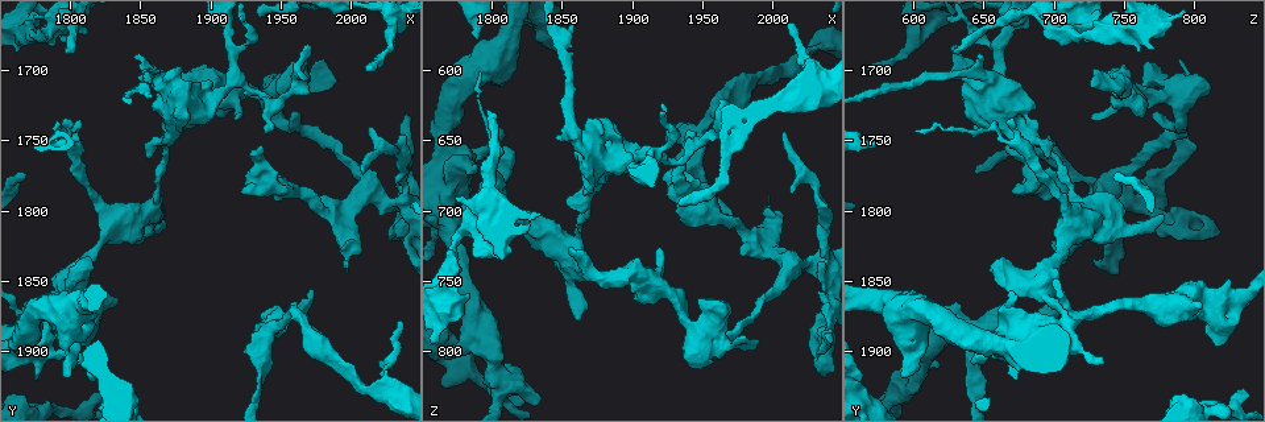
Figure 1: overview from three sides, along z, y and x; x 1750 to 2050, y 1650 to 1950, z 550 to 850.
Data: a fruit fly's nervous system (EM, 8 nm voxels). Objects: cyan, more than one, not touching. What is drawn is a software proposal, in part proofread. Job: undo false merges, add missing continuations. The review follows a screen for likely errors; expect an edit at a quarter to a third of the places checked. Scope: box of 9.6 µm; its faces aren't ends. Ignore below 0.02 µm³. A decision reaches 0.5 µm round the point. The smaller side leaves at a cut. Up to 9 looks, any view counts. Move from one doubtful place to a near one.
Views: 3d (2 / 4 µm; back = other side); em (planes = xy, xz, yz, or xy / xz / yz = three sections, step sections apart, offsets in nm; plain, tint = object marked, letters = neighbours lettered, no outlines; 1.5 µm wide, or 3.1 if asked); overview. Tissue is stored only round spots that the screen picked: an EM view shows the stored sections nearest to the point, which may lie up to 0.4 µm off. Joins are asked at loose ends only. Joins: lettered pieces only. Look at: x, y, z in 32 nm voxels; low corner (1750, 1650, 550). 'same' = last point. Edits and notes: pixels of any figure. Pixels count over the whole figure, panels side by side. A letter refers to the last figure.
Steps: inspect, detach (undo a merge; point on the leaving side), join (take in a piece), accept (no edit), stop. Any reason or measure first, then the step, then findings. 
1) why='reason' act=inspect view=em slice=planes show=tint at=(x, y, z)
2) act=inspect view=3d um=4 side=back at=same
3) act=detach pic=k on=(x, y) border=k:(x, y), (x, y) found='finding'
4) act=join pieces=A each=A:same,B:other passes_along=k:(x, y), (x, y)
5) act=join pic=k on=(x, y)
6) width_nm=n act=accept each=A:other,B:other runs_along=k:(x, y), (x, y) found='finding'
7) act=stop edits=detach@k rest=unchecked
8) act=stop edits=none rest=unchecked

why='branch stops here' act=inspect view=em slice=planes show=plain at=(1786, 1678, 696)

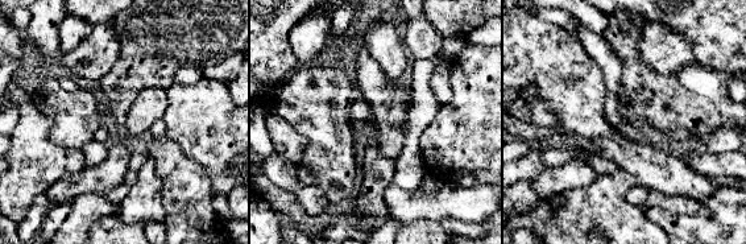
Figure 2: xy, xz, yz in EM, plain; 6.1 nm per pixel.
act=inspect view=em slice=planes show=letters at=same

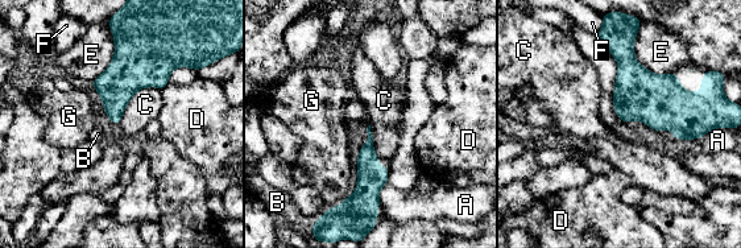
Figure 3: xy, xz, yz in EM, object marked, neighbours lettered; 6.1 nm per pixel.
act=accept each=A:other,B:other,C:other,D:other,E:other,F:other,G:other border=3:(154, 86), (131, 98), (118, 125) found='no lettered piece goes on from it'

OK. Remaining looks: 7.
why='an open end' act=inspect view=em slice=xz step=4 show=tint at=(1796, 1686, 630)

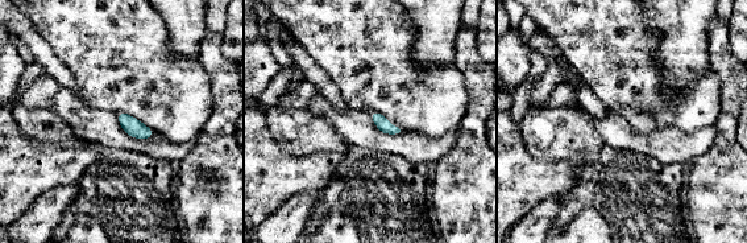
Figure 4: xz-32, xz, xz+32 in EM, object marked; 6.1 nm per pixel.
why='cut it another way' act=inspect view=em slice=planes show=letters at=same

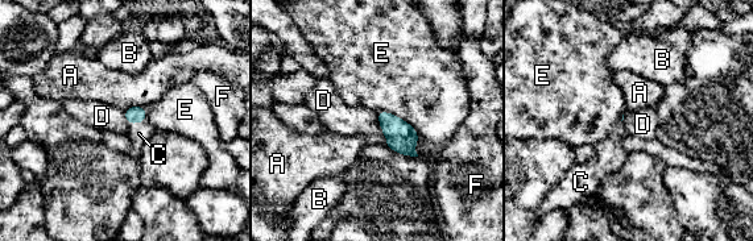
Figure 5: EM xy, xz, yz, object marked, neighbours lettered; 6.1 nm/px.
act=join pieces=C each=A:other,B:other,C:same,D:other,E:other,F:other passes_along=5:(133, 115), (136, 121), (139, 133) found='the neuron continues'

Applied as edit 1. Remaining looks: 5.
why='redraw' act=inspect view=overview

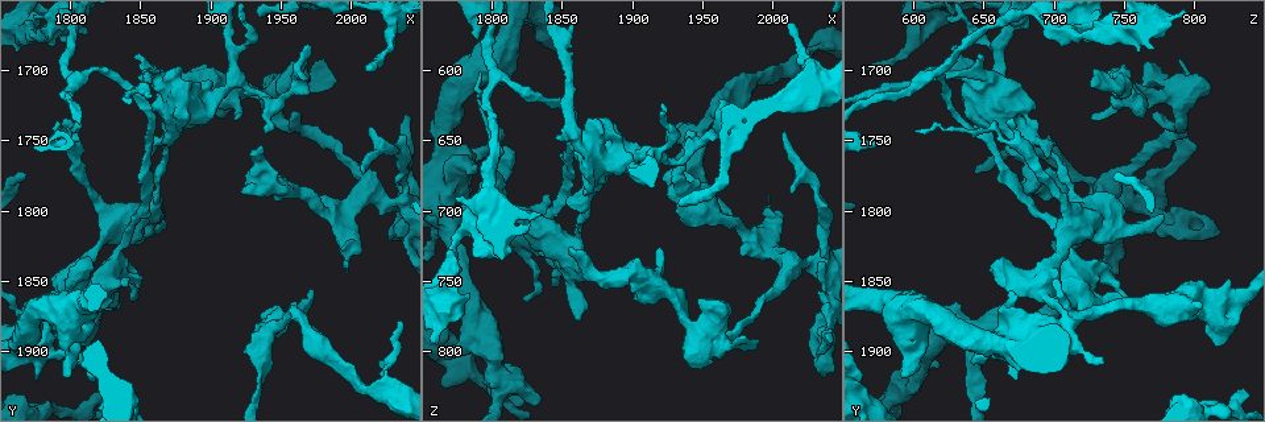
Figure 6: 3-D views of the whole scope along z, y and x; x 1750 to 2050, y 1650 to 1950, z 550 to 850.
why='calibre changes' act=inspect view=3d um=4 side=back at=(1800, 1754, 670)

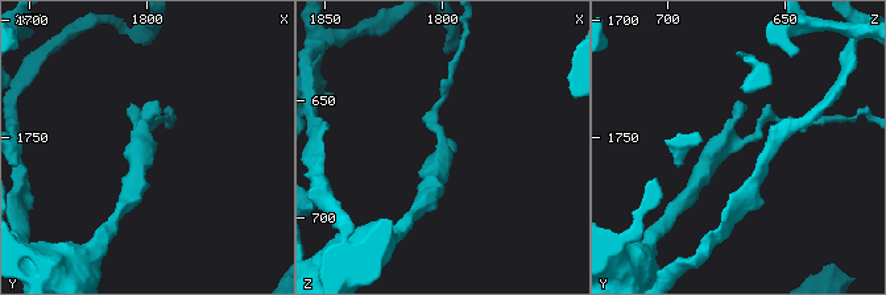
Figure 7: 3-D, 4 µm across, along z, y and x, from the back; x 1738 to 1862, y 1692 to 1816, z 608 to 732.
why='shape alone is not enough' act=inspect view=em slice=planes show=letters at=(1801, 1753, 669)

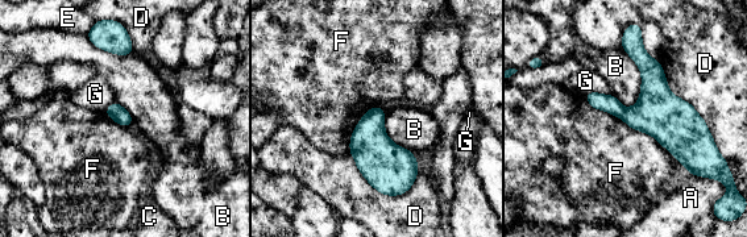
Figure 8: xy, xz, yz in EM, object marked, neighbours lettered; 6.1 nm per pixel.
longest_contact=F:750nm act=accept each=A:other,B:other,C:other,D:other,E:other,F:other,G:other runs_along=8:(636, 38), (691, 167) found='one neuron here'

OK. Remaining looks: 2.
why='three-way junction' act=inspect view=em um=3.1 slice=planes show=tint at=(1944, 1882, 646)

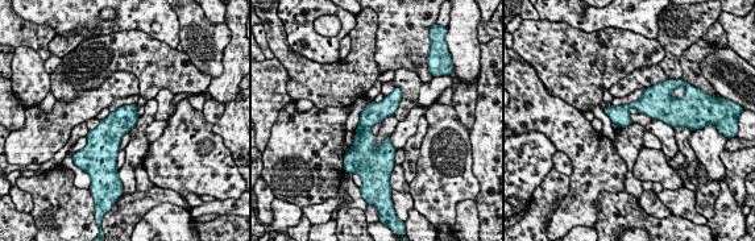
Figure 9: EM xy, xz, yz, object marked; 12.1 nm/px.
why='see the neighbours' act=inspect view=em um=3.1 slice=planes show=letters at=same

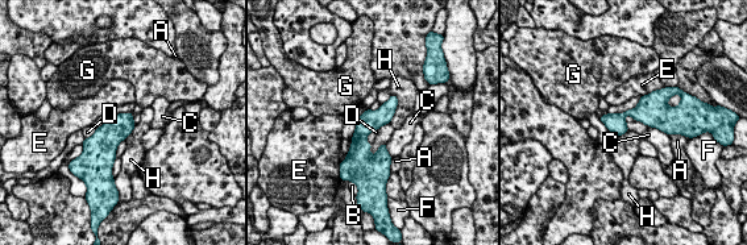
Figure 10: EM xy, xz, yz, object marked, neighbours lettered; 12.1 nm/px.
act=accept each=A:other,B:other,C:other,D:other,E:other,F:other,G:other,H:other runs_along=10:(393, 99), (361, 133), (372, 163) found='continuous, no second neuron'

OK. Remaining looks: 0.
act=stop edits=join@5 rest=unchecked

